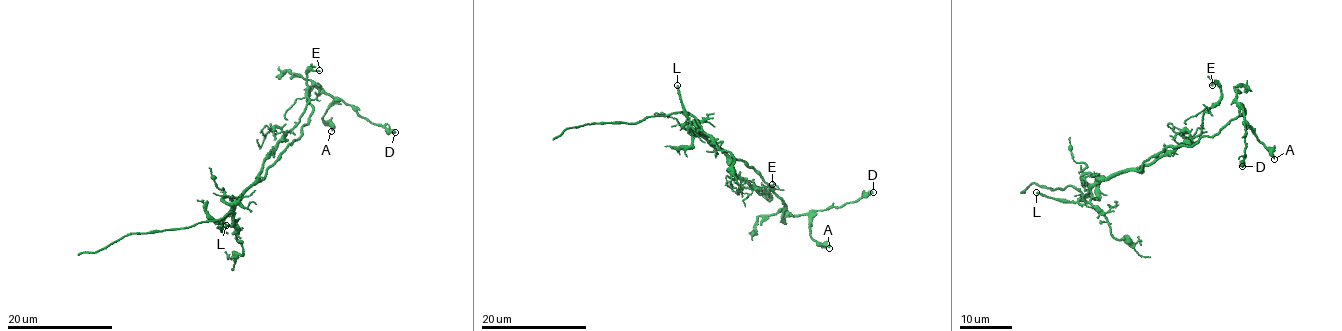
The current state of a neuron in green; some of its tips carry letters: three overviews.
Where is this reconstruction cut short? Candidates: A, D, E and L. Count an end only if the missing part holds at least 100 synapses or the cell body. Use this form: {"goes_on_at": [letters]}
{"goes_on_at": []}

